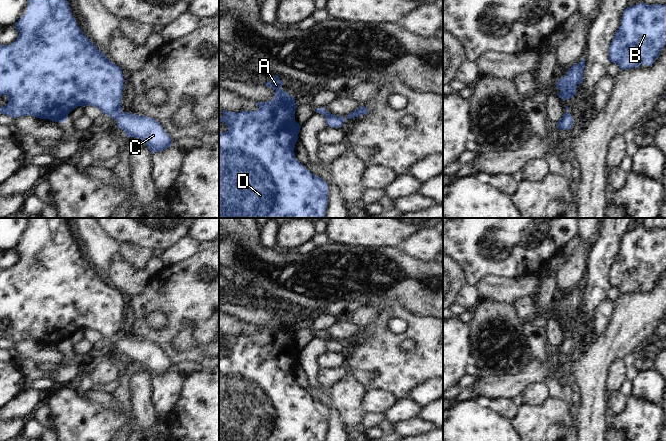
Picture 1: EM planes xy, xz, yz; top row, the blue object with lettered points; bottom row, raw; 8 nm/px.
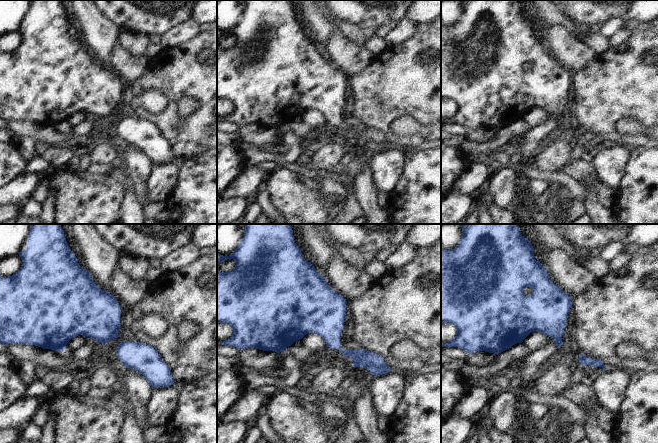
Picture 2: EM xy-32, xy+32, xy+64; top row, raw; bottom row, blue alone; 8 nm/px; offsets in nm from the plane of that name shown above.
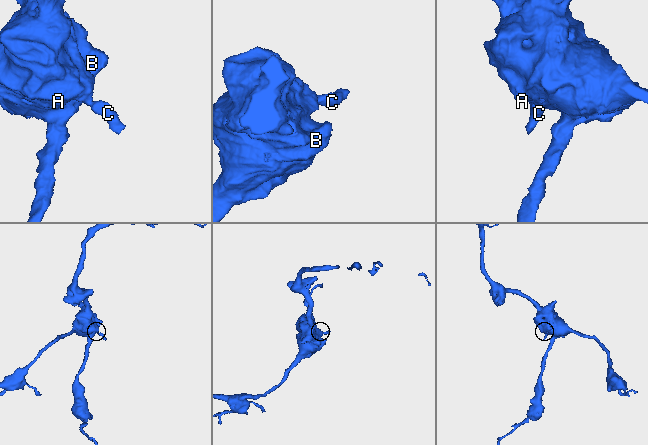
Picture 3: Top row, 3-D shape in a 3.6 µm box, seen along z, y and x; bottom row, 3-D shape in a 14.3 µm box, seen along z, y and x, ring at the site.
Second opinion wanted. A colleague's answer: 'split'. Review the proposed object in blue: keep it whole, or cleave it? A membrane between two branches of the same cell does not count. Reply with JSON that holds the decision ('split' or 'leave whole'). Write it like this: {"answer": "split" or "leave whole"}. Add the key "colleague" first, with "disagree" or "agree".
{"colleague": "disagree", "answer": "leave whole"}

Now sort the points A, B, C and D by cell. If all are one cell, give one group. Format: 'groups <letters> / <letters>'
groups A B C D

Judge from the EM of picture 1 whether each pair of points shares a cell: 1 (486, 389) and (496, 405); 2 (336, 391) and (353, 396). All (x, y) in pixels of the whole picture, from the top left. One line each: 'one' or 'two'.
1: two
2: one

